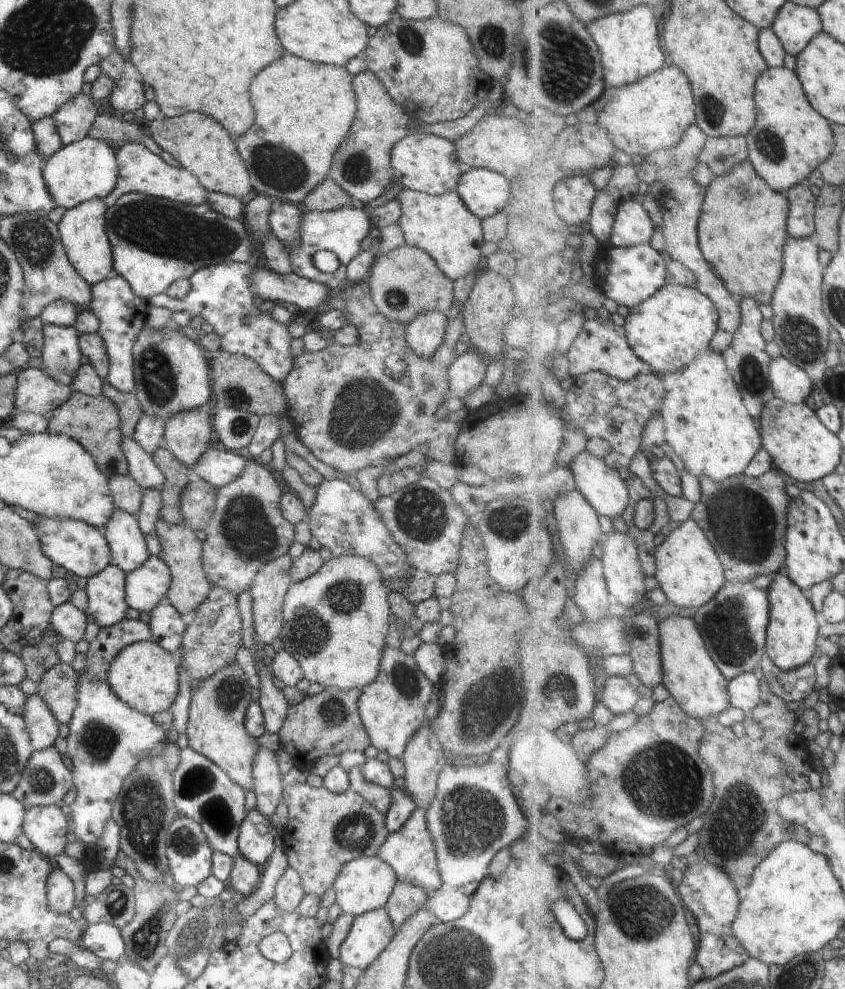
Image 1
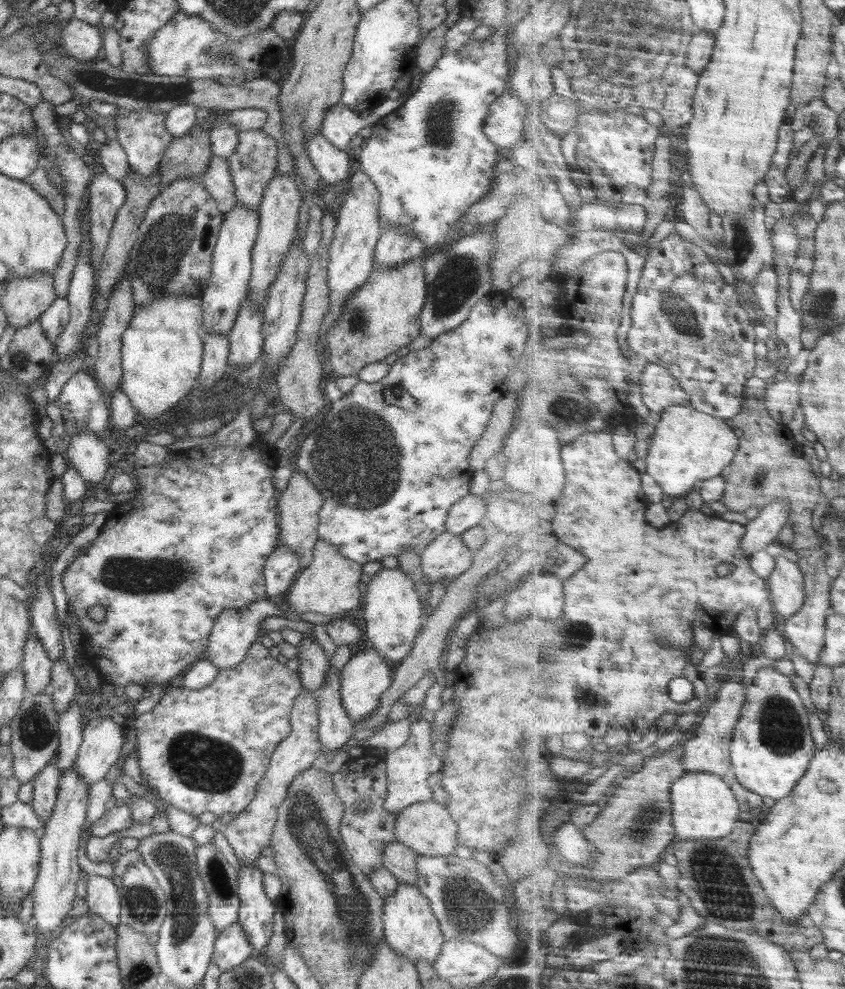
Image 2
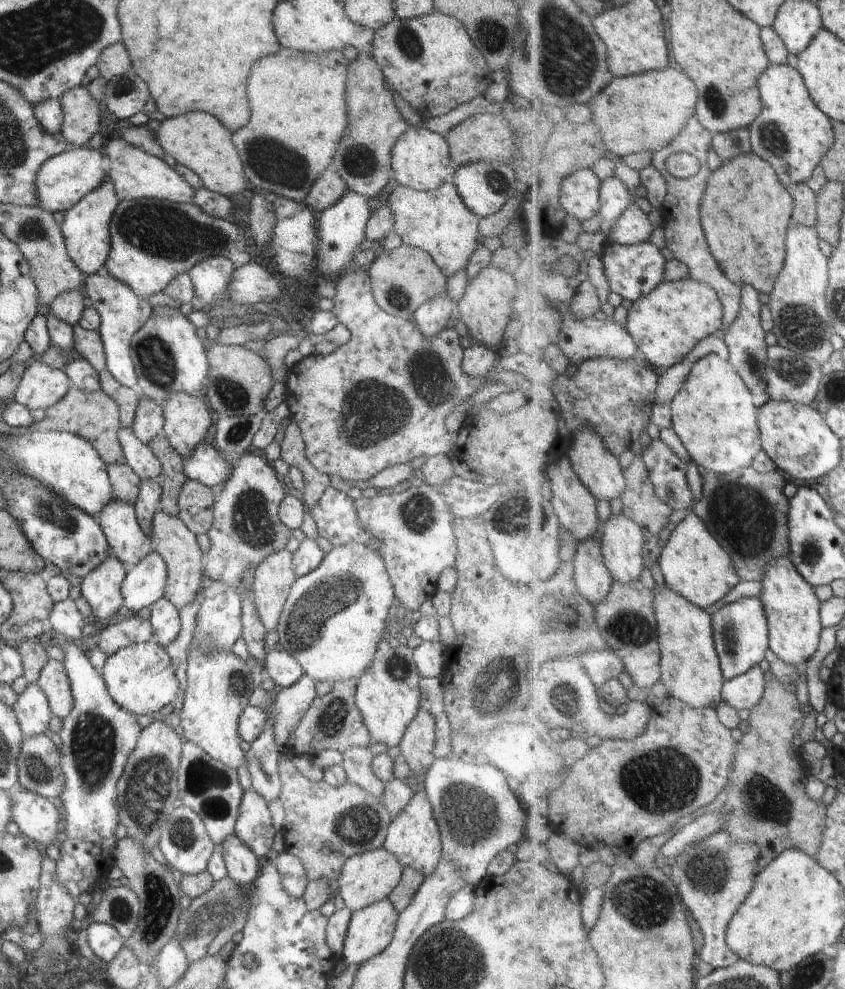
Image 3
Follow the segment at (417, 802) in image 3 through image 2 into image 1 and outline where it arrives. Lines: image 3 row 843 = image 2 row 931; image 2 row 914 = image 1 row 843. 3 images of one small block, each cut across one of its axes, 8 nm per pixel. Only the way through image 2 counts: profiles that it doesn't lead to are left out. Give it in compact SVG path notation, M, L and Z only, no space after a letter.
M415 807L405 823L398 830L389 833L376 855L392 867L398 881L421 886L426 894L432 894L444 886L437 867L435 844L428 828L427 811L423 808Z

